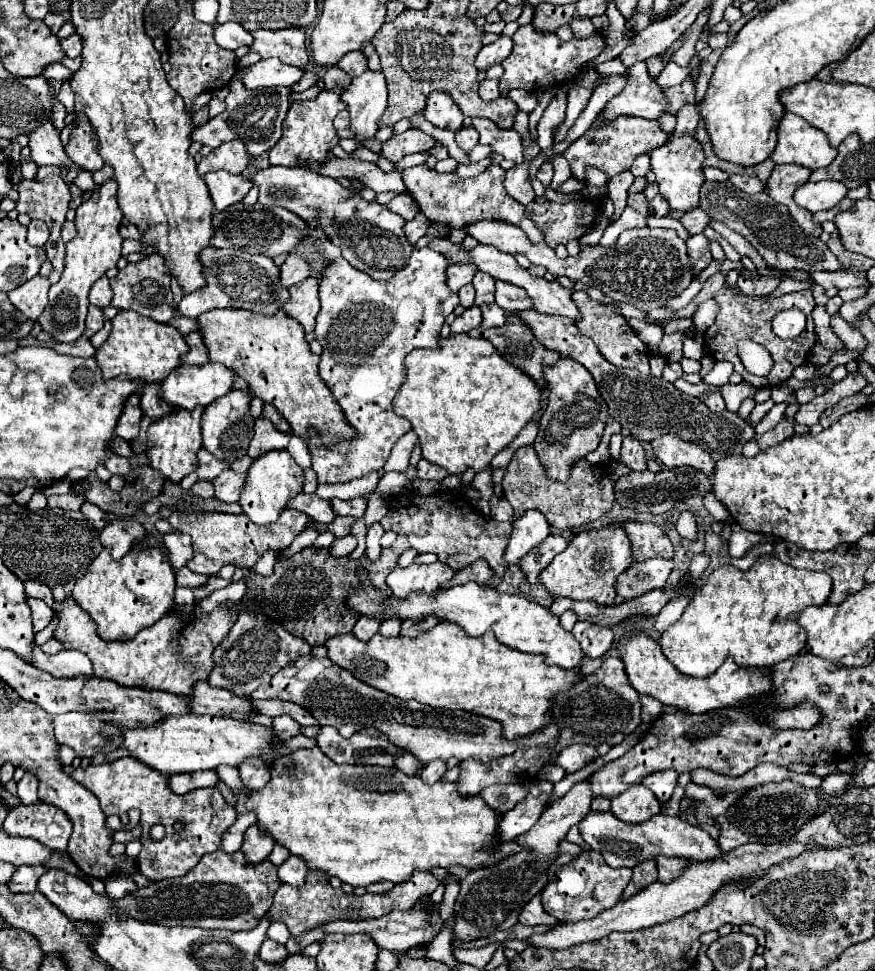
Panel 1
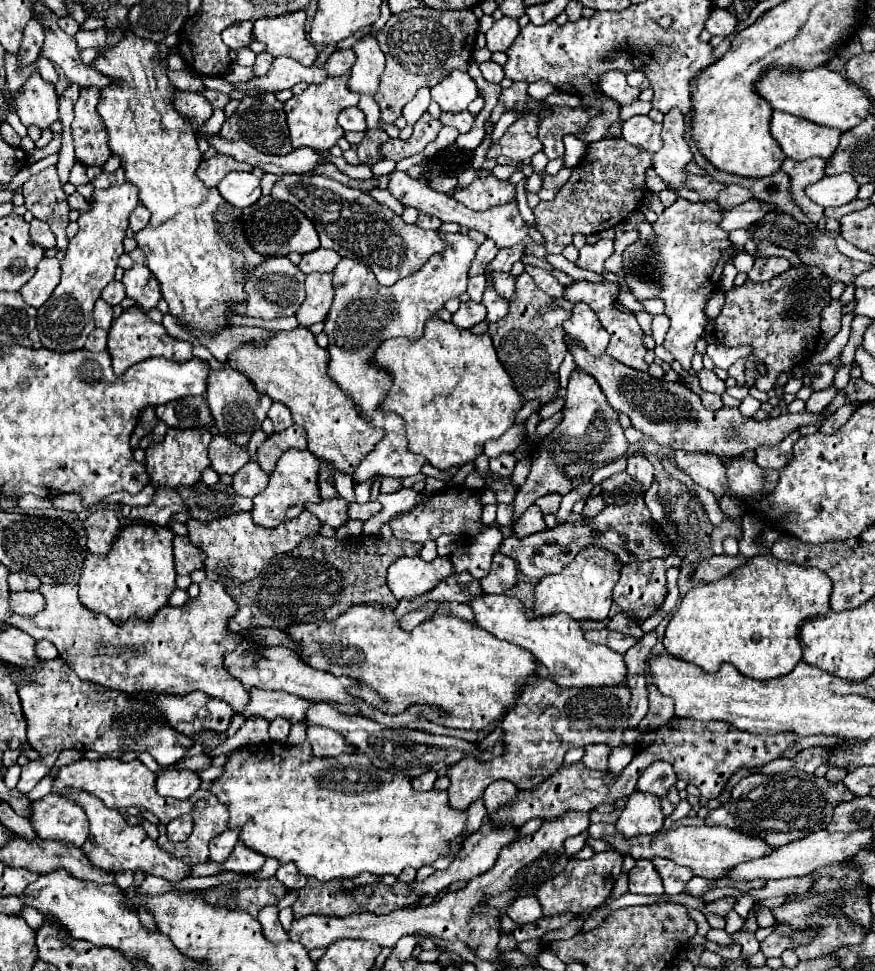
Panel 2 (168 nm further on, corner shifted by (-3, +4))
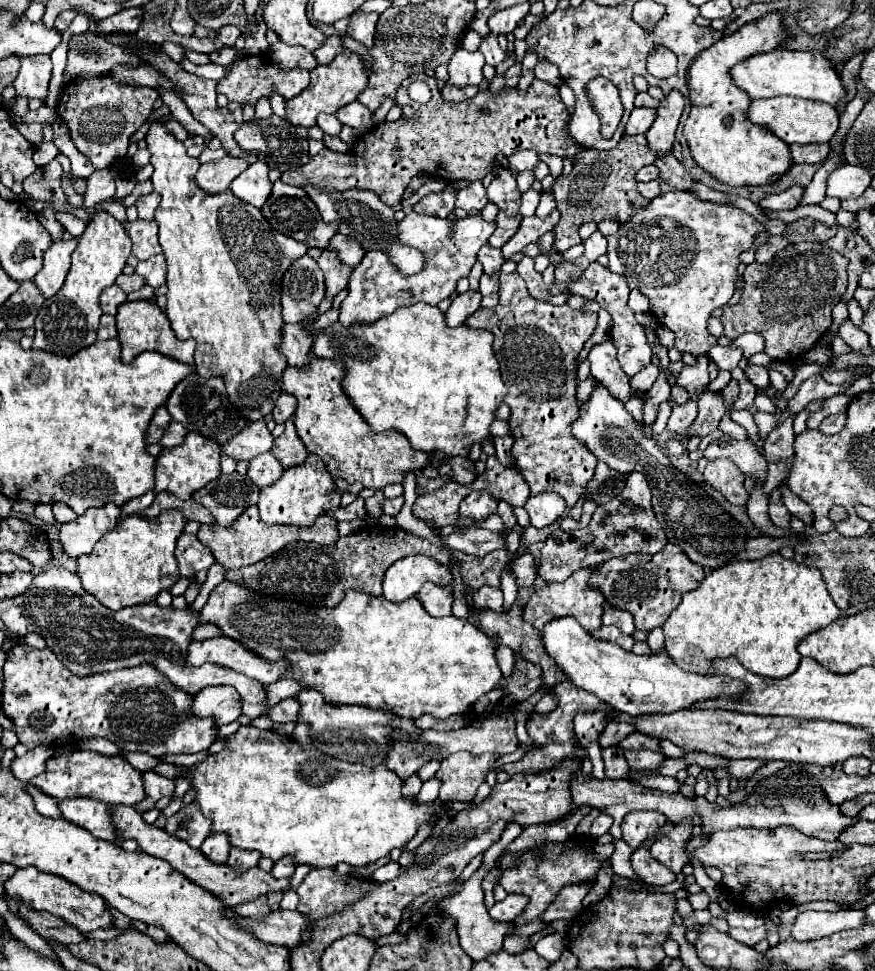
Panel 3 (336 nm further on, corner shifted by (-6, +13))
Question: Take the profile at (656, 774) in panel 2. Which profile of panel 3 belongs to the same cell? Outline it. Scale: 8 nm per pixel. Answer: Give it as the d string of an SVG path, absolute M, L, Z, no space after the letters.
M625 751L627 763L631 767L631 771L651 771L655 773L661 763L667 759L663 753L659 751Z

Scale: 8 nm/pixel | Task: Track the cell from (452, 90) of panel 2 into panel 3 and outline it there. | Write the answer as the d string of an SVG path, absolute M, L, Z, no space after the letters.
M457 49L455 55L449 61L449 85L455 85L459 89L467 87L467 85L479 85L483 81L483 53L481 51L465 51L465 49Z

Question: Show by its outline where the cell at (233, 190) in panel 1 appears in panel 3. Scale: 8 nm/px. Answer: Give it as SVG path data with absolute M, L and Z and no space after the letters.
M263 159L251 163L235 181L231 181L231 191L241 201L247 201L255 207L261 207L271 193L271 181L267 177L269 167Z

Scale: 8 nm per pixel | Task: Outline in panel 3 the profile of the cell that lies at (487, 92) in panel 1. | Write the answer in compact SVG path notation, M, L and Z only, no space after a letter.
M489 33L487 37L483 37L483 43L481 43L479 51L485 55L487 65L493 65L493 67L497 67L497 65L507 57L507 53L499 47L497 37L495 37L493 33Z

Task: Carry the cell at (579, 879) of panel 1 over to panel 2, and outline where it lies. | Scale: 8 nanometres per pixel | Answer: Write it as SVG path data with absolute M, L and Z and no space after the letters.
M612 850L598 852L588 860L570 858L566 868L558 876L546 880L542 886L536 888L536 898L544 910L544 916L556 916L566 910L574 914L582 914L592 908L598 908L610 896L610 890L616 884L620 872L622 872L622 856Z

